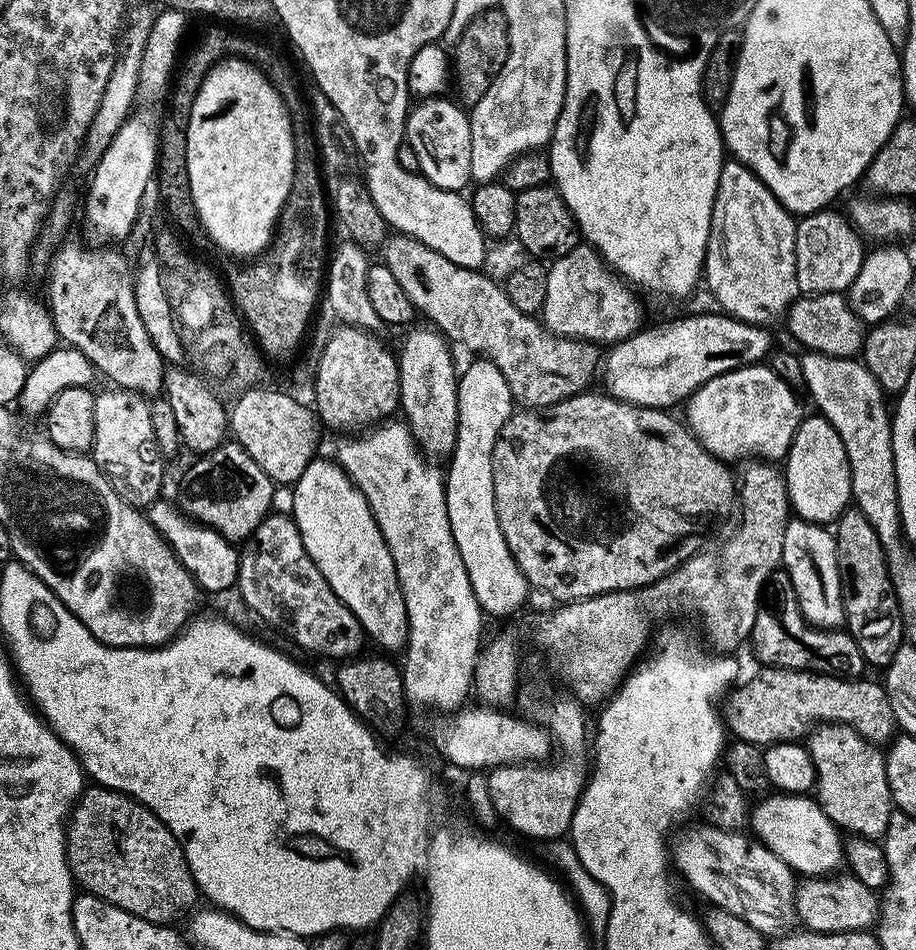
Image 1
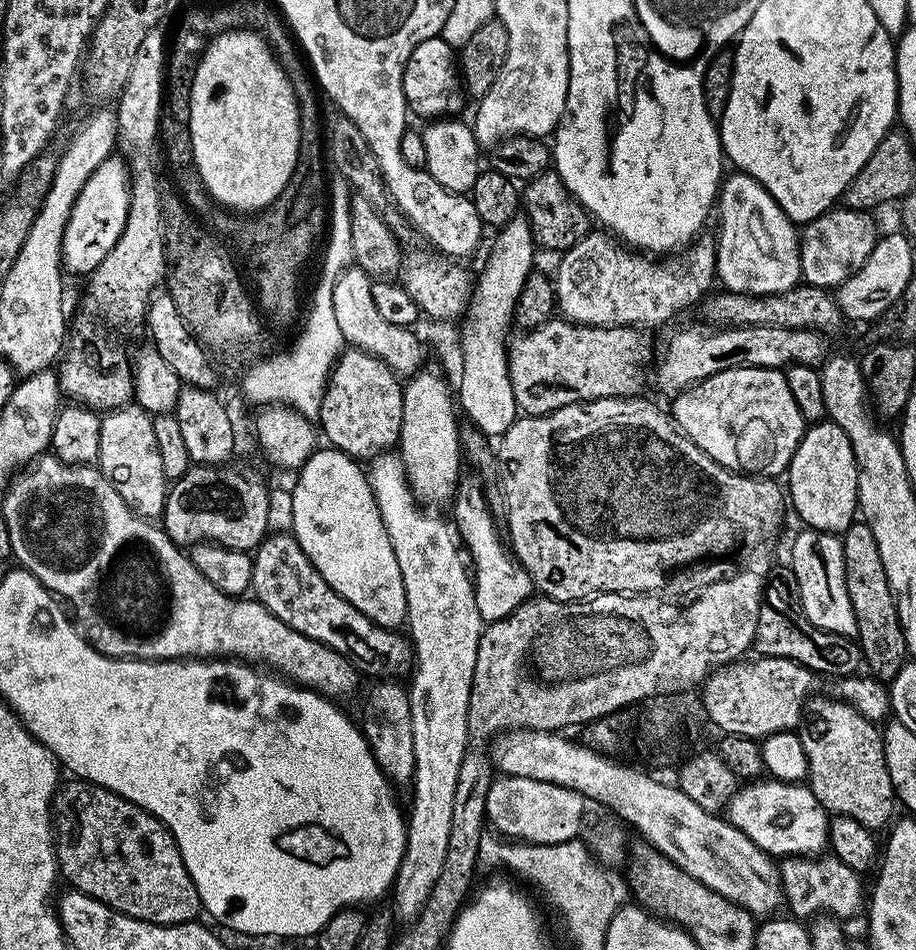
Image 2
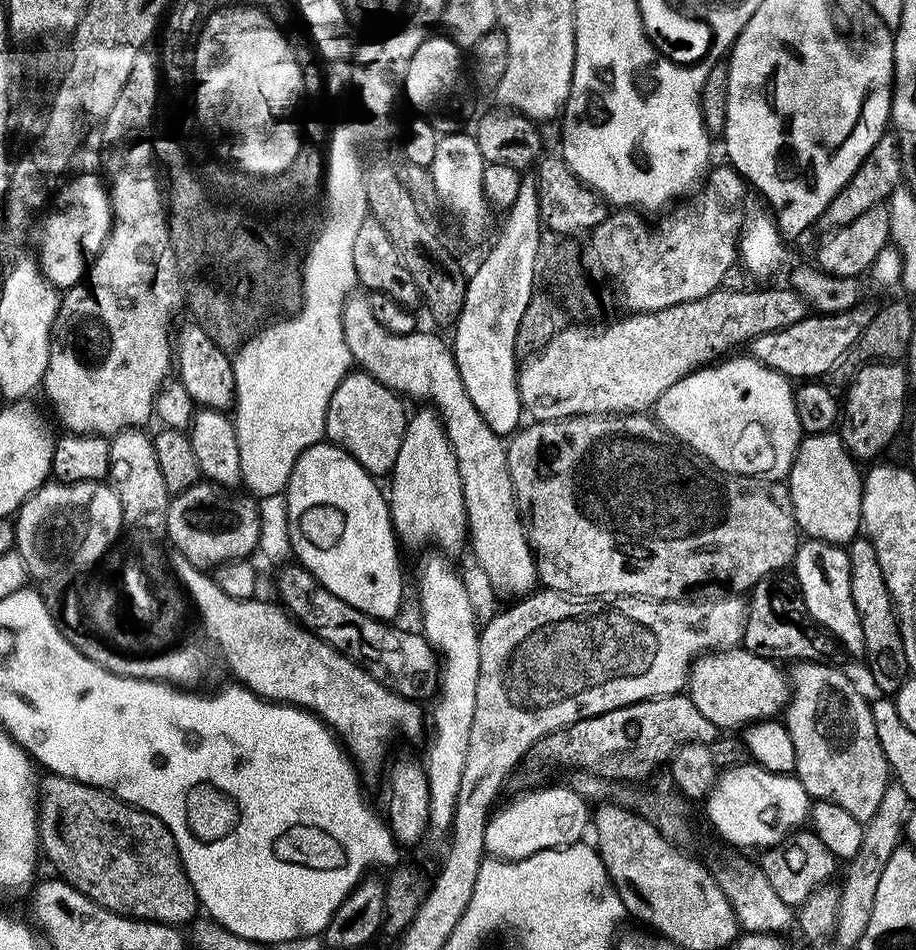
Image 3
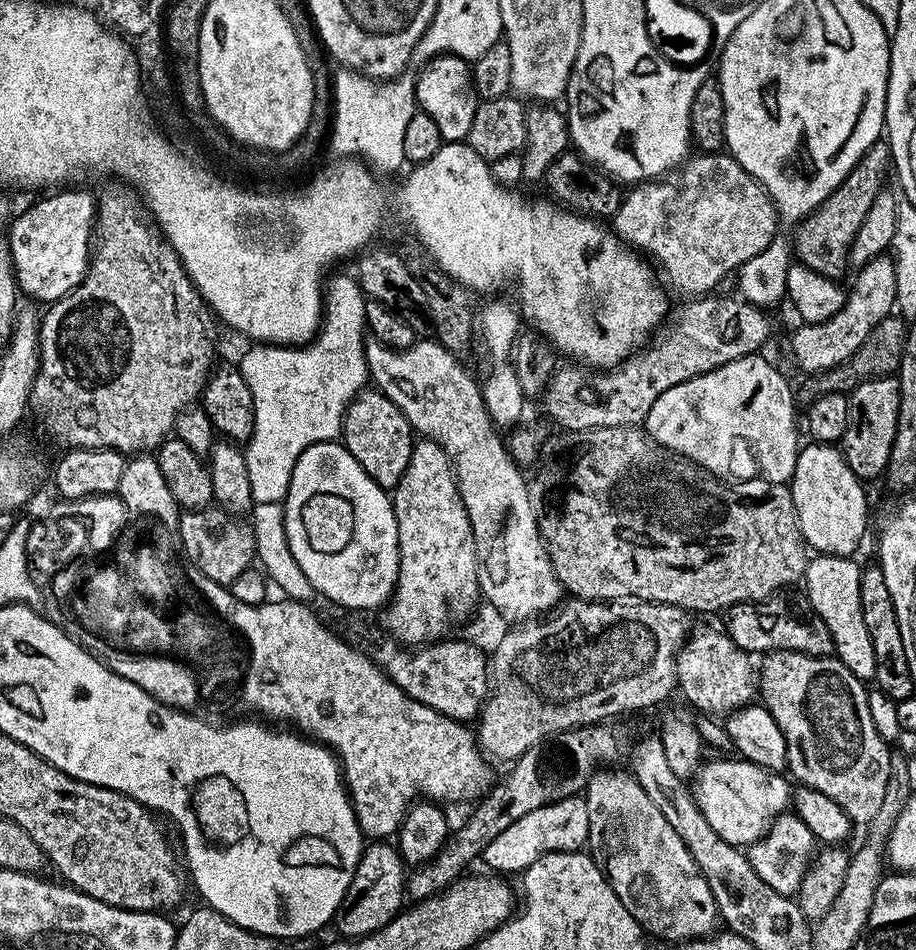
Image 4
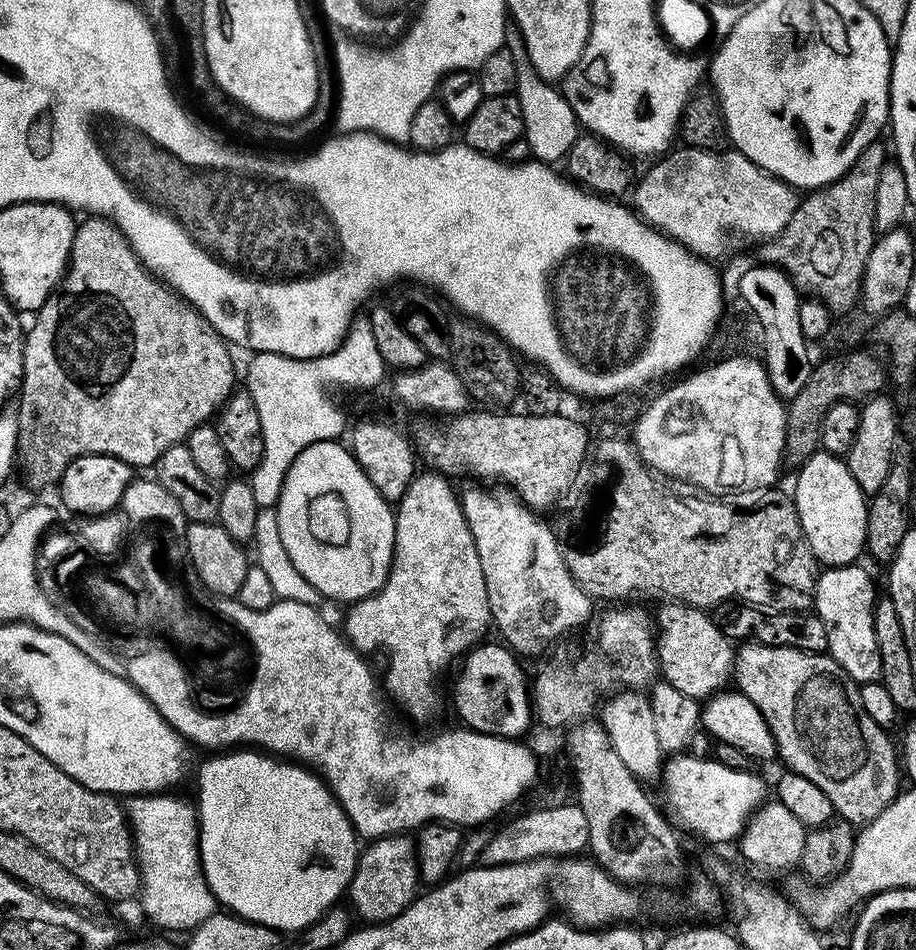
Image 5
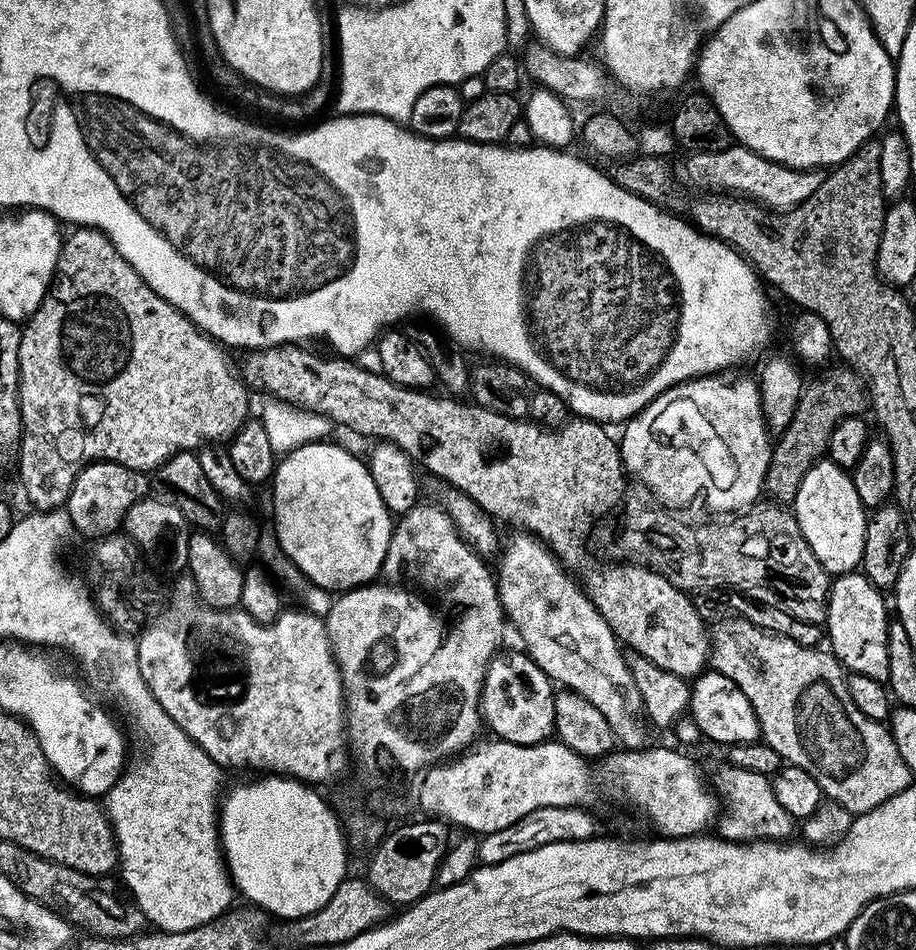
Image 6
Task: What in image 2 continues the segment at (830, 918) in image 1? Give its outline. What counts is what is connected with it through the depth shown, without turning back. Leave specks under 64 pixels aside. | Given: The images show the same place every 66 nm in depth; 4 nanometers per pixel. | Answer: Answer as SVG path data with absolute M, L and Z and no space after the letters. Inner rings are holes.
M824 854L819 858L784 858L778 864L780 871L780 882L784 892L786 908L789 908L791 915L796 918L815 918L821 914L845 918L852 916L860 908L860 903L866 900L866 884L862 881L861 873L850 870L846 862L842 862L835 854Z

